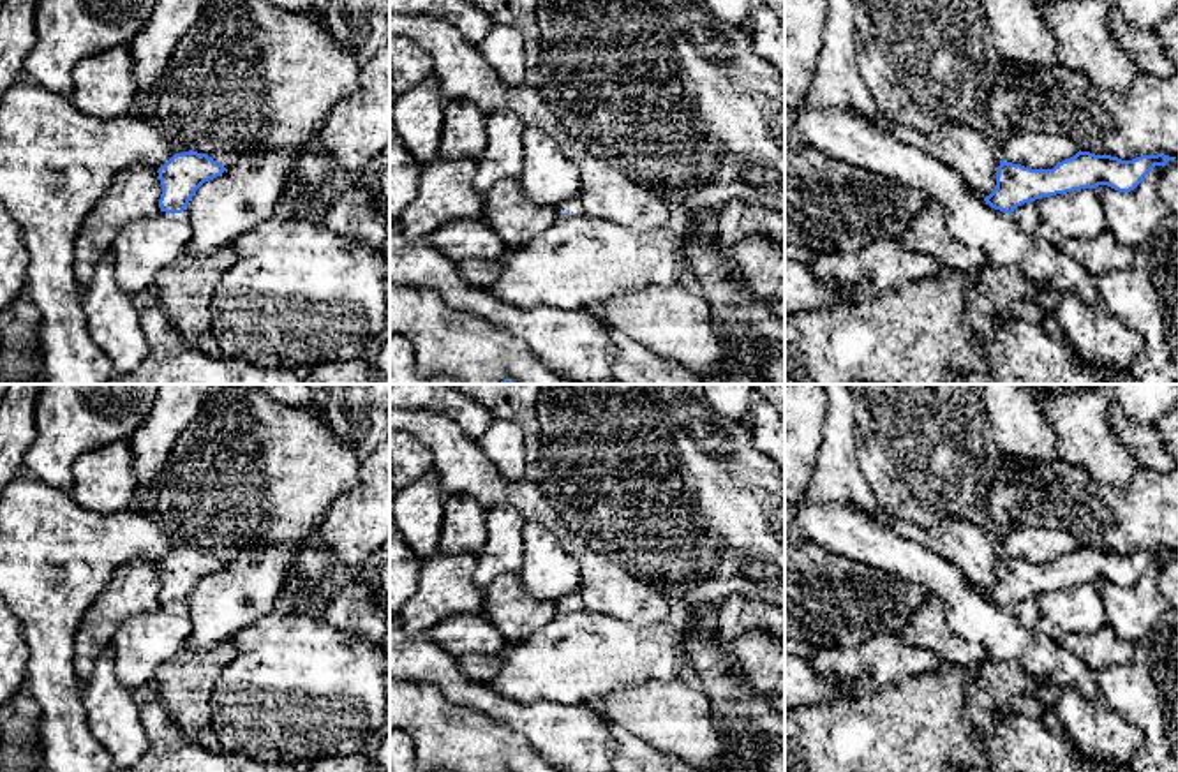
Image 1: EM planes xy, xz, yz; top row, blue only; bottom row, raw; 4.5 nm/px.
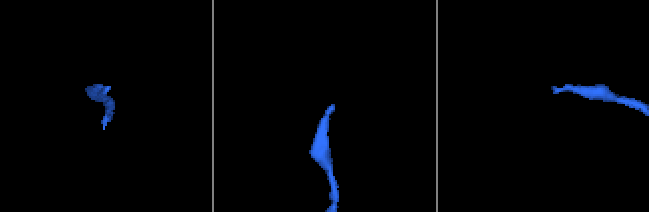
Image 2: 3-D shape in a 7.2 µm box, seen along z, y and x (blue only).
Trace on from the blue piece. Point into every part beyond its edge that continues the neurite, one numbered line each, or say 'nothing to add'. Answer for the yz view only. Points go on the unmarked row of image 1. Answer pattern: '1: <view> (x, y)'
nothing to add

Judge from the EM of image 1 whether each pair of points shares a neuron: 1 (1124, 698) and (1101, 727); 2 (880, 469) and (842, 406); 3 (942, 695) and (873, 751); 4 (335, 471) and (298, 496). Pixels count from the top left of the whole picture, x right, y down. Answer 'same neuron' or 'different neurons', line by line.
1: different neurons
2: different neurons
3: same neuron
4: same neuron

